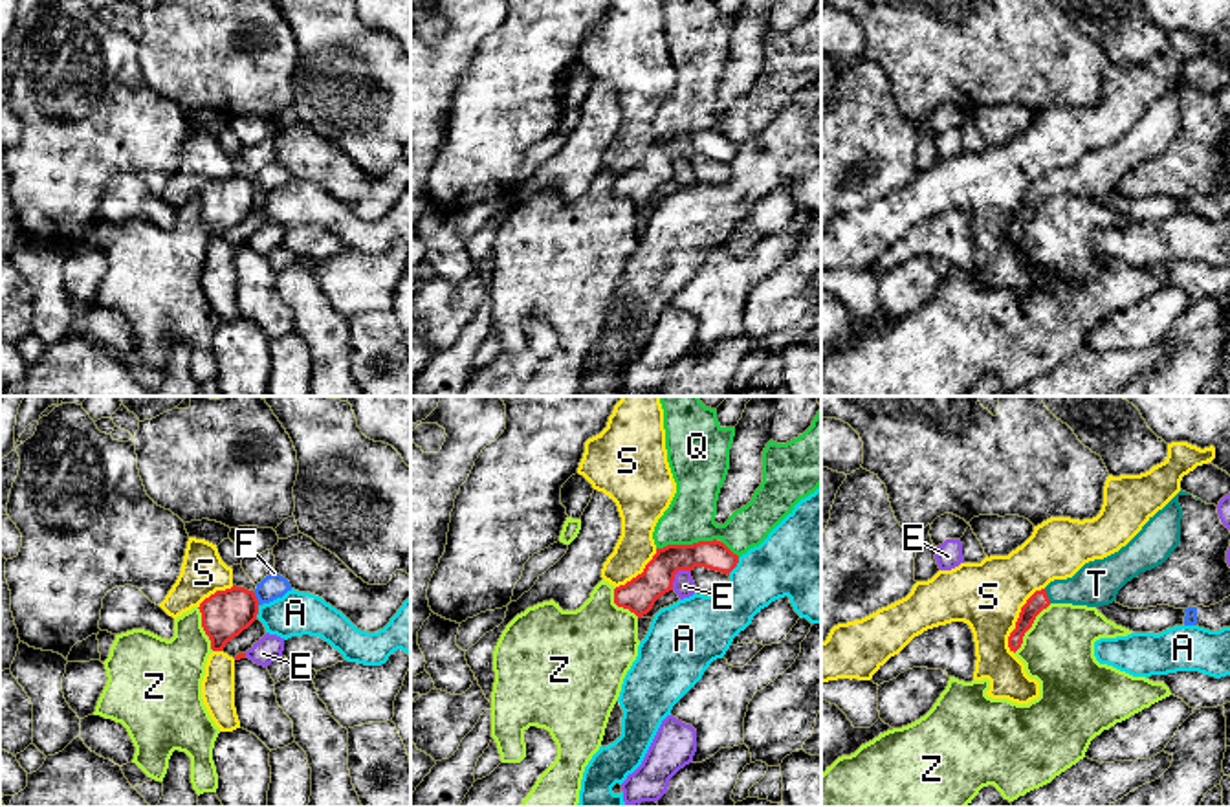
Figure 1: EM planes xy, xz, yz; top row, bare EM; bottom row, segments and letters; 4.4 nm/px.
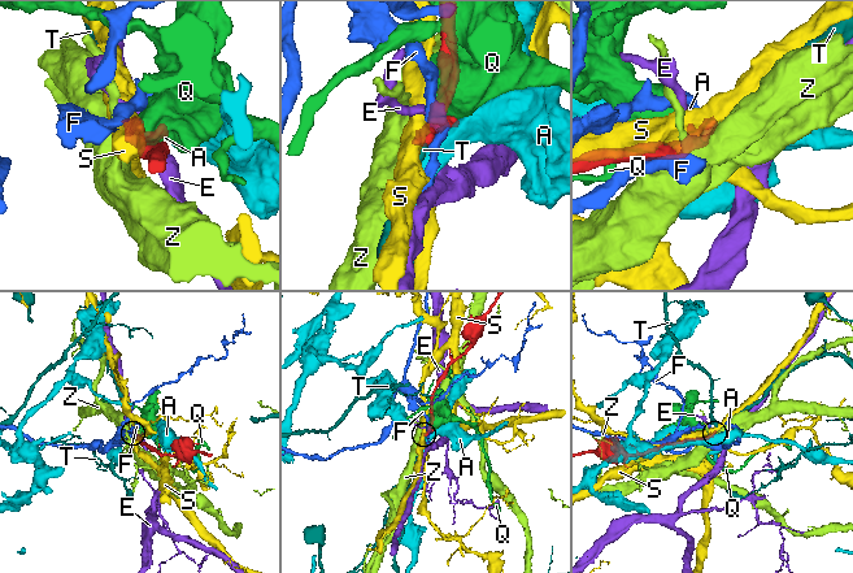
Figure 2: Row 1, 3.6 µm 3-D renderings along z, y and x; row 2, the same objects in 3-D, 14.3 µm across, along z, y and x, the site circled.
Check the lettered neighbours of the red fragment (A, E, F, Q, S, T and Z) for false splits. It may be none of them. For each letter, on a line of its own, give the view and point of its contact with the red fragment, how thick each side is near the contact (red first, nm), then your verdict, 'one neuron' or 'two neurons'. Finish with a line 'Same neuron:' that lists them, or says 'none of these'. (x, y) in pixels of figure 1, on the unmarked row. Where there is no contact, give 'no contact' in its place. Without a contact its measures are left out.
A: xz (735, 154) | 130/300 nm | two neurons
E: xz (673, 165) | 150/90 nm | two neurons
F: xy (255, 187) | 200/110 nm | two neurons
Q: xz (686, 134) | 140/220 nm | two neurons
S: xz (642, 162) | 150/170 nm | two neurons
T: yz (1047, 186) | 80/190 nm | one neuron
Z: yz (1031, 215) | 80/320 nm | two neurons
Same neuron: T

